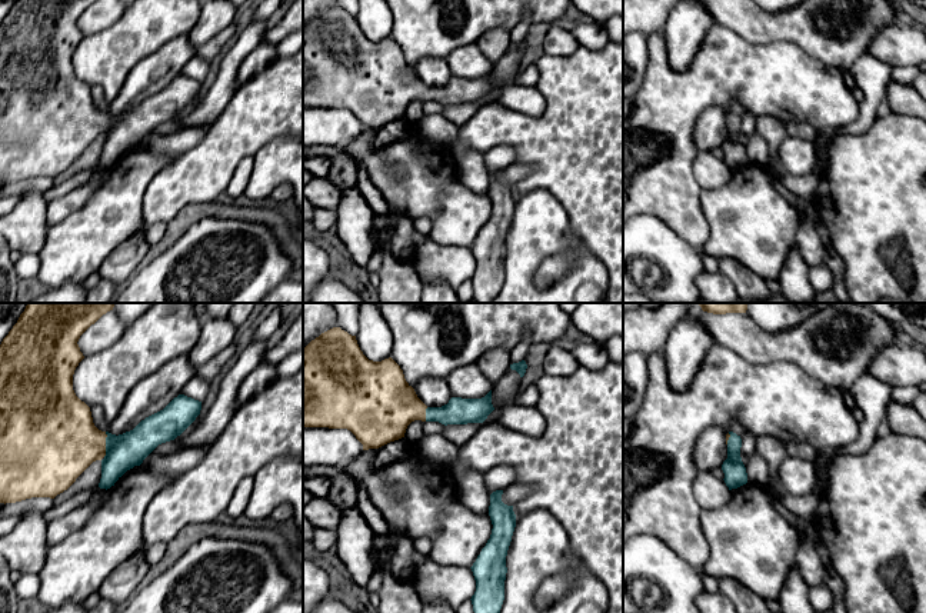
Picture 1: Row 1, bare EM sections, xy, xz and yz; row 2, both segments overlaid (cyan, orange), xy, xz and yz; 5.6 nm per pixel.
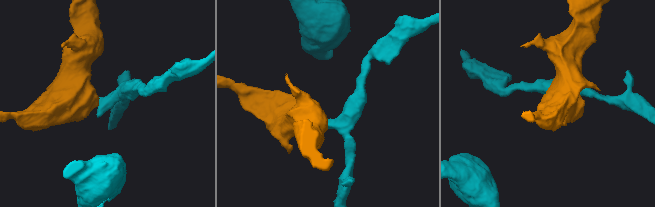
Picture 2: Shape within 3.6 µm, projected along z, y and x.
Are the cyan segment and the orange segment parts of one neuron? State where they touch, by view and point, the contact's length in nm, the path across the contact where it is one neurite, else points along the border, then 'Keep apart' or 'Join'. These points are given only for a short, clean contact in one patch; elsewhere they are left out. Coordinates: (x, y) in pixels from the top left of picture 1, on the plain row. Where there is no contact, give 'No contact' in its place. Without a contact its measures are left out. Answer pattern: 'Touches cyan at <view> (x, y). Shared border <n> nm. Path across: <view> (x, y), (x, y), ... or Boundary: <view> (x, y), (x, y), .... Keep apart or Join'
Touches cyan at xy (106, 125). Shared border 140 nm. Join

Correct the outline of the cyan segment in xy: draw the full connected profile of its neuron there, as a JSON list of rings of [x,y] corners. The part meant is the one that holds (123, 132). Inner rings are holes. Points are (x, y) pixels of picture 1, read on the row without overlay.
[[[17,0],[0,24],[0,183],[31,177],[50,177],[67,170],[96,140],[101,141],[100,169],[114,163],[161,123],[174,120],[200,94],[201,81],[179,74],[163,90],[141,100],[133,110],[111,114],[99,110],[90,87],[73,70],[73,54],[84,39],[77,24],[80,16],[97,0]]]

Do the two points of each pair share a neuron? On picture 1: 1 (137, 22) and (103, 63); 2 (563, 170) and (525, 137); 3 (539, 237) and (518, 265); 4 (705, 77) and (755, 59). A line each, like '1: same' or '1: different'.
1: same
2: same
3: same
4: same

